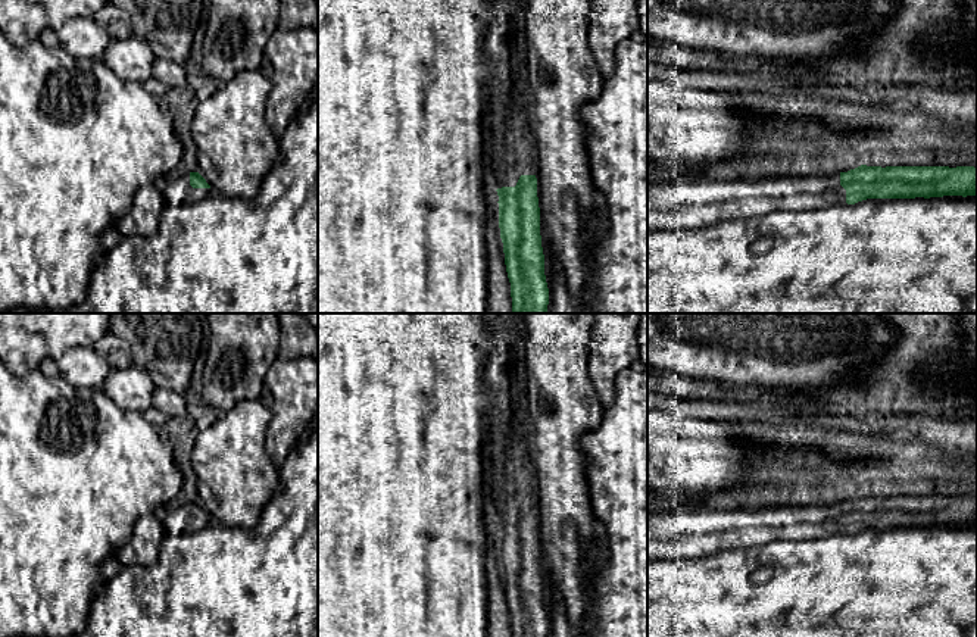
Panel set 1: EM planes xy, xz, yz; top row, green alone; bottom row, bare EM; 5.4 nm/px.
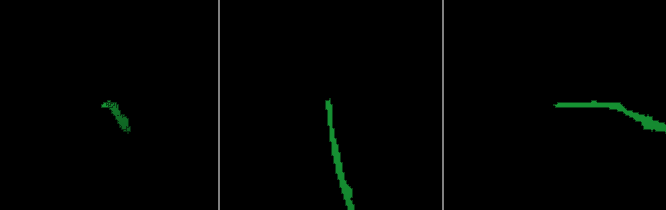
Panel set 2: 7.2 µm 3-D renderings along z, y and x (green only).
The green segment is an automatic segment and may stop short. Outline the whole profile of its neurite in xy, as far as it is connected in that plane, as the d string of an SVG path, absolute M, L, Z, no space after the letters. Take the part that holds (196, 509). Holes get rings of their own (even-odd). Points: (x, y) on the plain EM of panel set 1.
M178 502L163 510L160 519L166 534L190 534L213 522L199 502Z

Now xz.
M524 316L519 318L522 335L515 343L516 366L511 380L511 408L506 413L514 422L503 430L499 455L490 481L493 513L499 525L499 558L503 572L505 594L511 612L512 637L547 637L549 618L544 605L544 584L540 565L540 537L537 527L537 499L534 491L534 466L531 462L527 430L525 366L524 366Z

